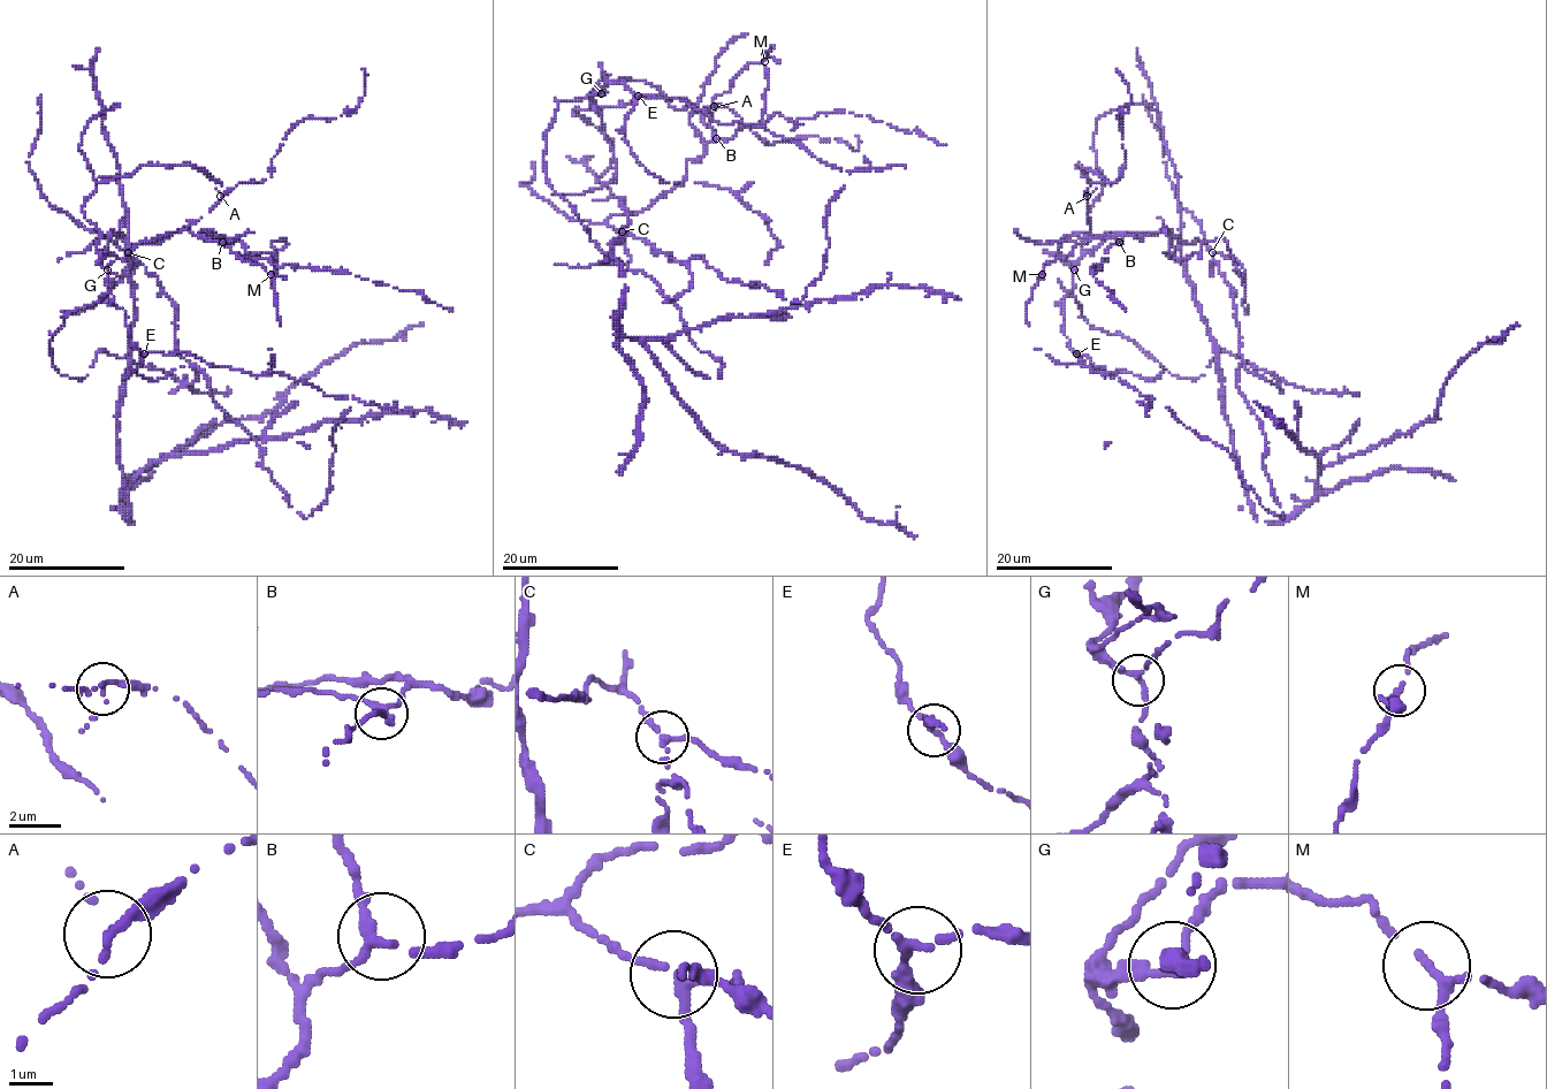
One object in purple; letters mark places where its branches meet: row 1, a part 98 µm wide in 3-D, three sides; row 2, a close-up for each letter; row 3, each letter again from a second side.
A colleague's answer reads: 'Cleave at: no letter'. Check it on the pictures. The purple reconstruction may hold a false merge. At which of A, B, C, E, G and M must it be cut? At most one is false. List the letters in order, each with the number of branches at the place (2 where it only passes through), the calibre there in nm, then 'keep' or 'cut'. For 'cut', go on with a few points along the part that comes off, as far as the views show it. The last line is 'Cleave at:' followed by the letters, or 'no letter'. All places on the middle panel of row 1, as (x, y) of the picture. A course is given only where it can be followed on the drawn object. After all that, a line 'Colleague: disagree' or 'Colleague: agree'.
A: 3 branches meet; 140 nm thick; cut; foreign part runs (715, 106), (709, 124), (681, 97), (671, 100), (656, 96), (589, 108)
B: 3 branches meet; 180 nm thick; keep
C: 3 branches meet; 200 nm thick; keep
E: 3 branches meet; 190 nm thick; keep
G: 3 branches meet; 200 nm thick; keep
M: 3 branches meet; 150 nm thick; keep
Cleave at: A
Colleague: disagree

